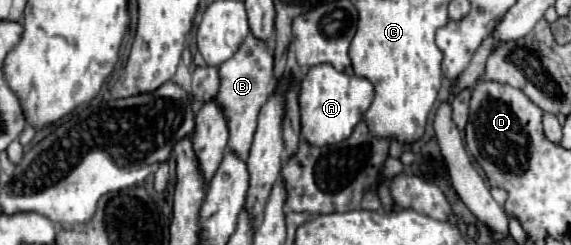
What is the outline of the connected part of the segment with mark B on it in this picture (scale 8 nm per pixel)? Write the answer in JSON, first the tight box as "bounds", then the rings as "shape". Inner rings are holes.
{"bounds":[216,34,276,160],"shape":[[[252,34],[246,36],[240,50],[226,62],[218,66],[220,74],[220,90],[216,94],[216,104],[224,110],[224,116],[228,120],[228,150],[234,152],[240,160],[248,158],[252,138],[256,132],[256,122],[260,114],[260,106],[268,102],[268,94],[276,88],[274,74],[272,74],[274,58],[268,50],[268,44],[262,40],[256,40]]]}

